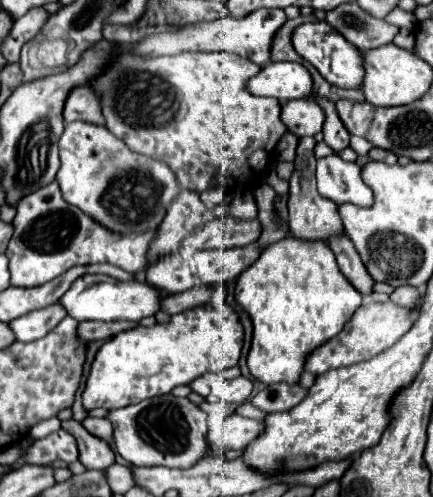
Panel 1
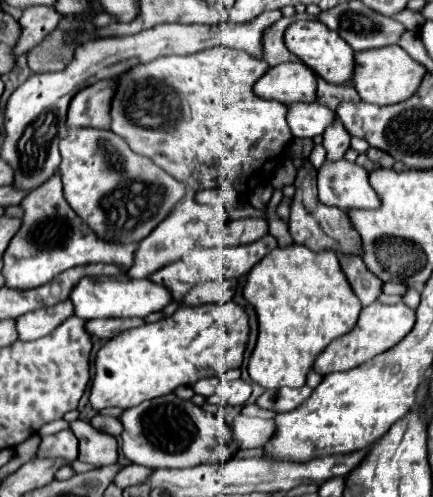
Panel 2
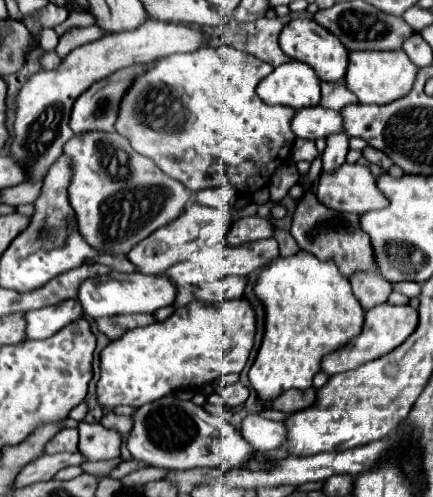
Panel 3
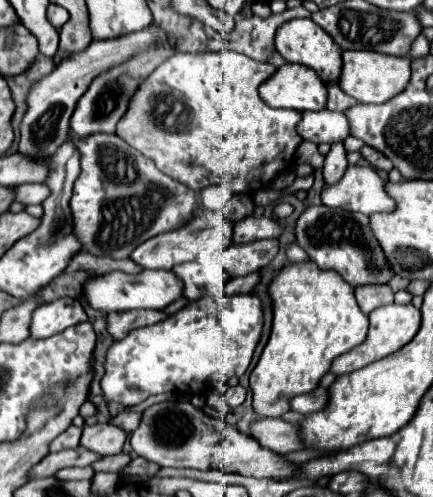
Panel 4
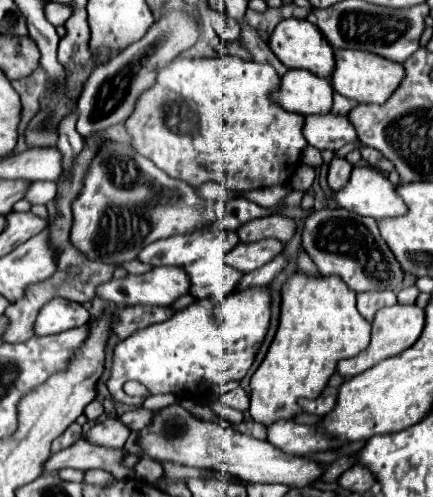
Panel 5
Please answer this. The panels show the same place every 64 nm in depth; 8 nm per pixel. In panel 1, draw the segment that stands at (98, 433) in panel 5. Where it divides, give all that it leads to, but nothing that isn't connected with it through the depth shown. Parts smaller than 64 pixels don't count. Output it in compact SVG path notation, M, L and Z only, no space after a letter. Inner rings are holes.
M64 420L62 422L62 430L66 430L68 434L72 434L76 438L78 450L80 450L80 462L88 470L106 470L108 466L114 464L114 452L112 452L112 448L104 440L88 434L82 428L80 422L76 422L76 420Z

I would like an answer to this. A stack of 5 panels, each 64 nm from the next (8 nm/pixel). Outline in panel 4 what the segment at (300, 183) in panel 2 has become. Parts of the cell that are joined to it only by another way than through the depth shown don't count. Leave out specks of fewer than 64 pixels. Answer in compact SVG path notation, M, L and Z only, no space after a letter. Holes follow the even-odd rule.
M308 206L296 220L296 242L306 250L306 254L320 266L320 268L330 268L336 270L348 284L358 286L358 284L384 284L390 282L392 270L384 258L384 252L378 246L378 240L368 228L368 216L364 214L350 214L348 210L342 210L342 214L334 208L328 206Z

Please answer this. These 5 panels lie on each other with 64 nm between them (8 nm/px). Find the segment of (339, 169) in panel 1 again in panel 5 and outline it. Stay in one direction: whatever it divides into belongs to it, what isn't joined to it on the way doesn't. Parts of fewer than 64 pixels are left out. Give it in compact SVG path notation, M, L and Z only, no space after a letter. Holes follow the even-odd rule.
M354 166L344 188L332 192L332 200L350 212L376 220L406 212L404 202L394 192L394 184L372 166Z

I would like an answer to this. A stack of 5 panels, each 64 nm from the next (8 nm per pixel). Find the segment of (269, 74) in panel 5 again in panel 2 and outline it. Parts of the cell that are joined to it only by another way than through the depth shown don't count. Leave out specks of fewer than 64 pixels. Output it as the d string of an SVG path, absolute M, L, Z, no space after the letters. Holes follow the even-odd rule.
M224 46L190 56L164 56L148 64L136 64L116 78L116 90L110 104L110 130L122 136L132 152L148 156L192 192L216 188L224 180L230 180L238 190L252 190L270 176L280 152L292 140L286 124L286 106L258 98L252 92L254 82L266 70L266 62Z

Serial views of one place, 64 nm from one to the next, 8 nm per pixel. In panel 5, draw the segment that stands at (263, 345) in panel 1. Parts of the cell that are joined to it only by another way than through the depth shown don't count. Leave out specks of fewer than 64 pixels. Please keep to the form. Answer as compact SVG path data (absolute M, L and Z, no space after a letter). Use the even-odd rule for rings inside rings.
M298 270L298 272L294 272L294 274L282 284L280 296L282 296L282 302L280 302L280 322L278 322L278 330L276 330L276 334L274 334L274 340L272 340L272 344L270 344L270 348L268 348L268 352L266 352L262 364L260 364L258 370L252 374L252 380L250 380L250 390L252 390L252 392L250 392L250 416L252 416L254 420L262 422L264 426L268 426L268 424L272 424L272 422L276 422L276 420L280 420L280 418L290 420L294 414L300 414L302 410L300 410L300 406L296 404L296 400L298 400L298 398L316 398L316 396L322 392L322 388L326 386L328 378L336 372L338 360L356 356L356 354L362 352L362 350L368 346L368 342L370 342L370 324L368 324L368 320L364 320L364 316L360 316L360 312L358 312L358 308L356 308L356 294L352 294L352 290L350 290L338 276L308 276L308 274L304 274L304 272Z

